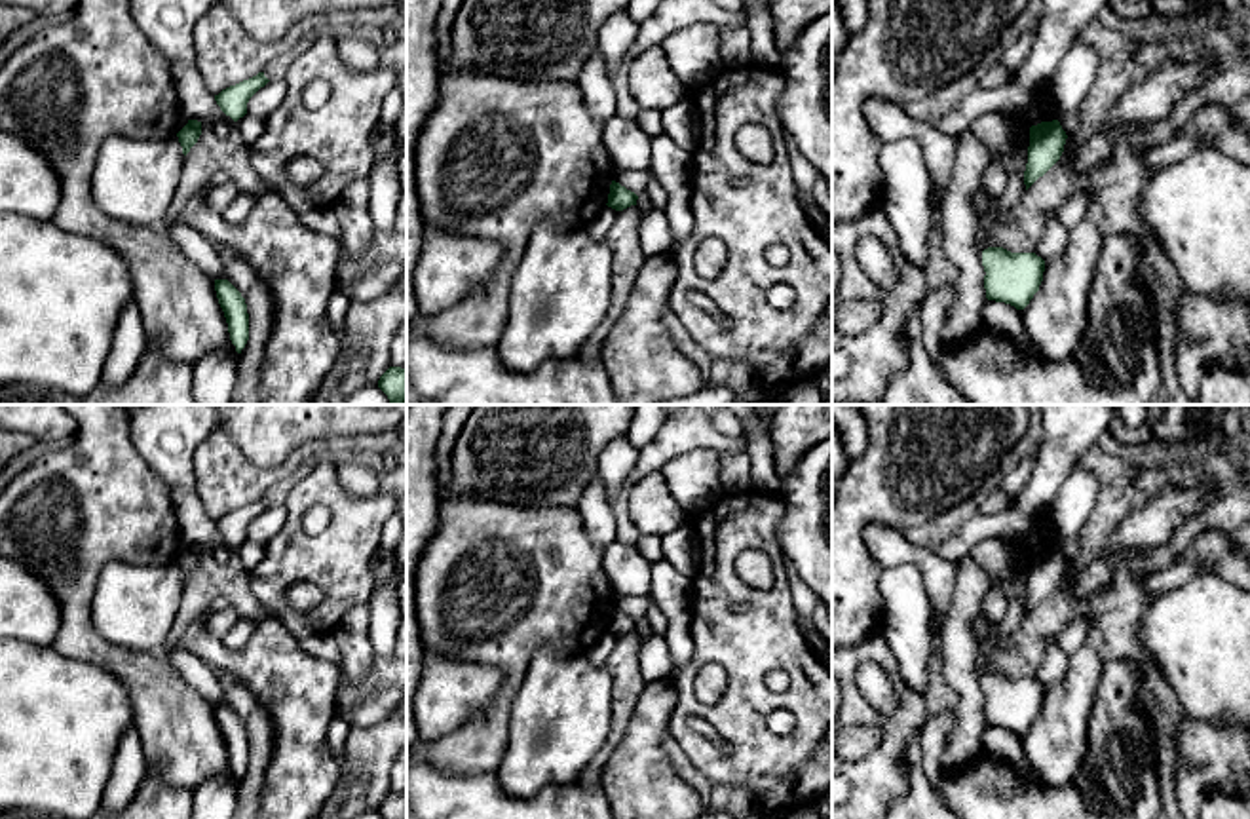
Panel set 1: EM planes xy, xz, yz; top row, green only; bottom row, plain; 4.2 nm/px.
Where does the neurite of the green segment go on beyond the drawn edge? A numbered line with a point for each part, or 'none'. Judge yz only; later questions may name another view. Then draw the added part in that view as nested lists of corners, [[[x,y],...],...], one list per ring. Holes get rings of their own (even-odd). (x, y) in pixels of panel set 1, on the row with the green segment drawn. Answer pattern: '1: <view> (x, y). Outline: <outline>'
none

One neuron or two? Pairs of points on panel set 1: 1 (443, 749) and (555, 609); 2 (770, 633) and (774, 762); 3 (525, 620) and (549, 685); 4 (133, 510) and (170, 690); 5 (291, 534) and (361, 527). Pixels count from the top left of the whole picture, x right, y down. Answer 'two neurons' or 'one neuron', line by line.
1: one neuron
2: one neuron
3: two neurons
4: one neuron
5: one neuron

